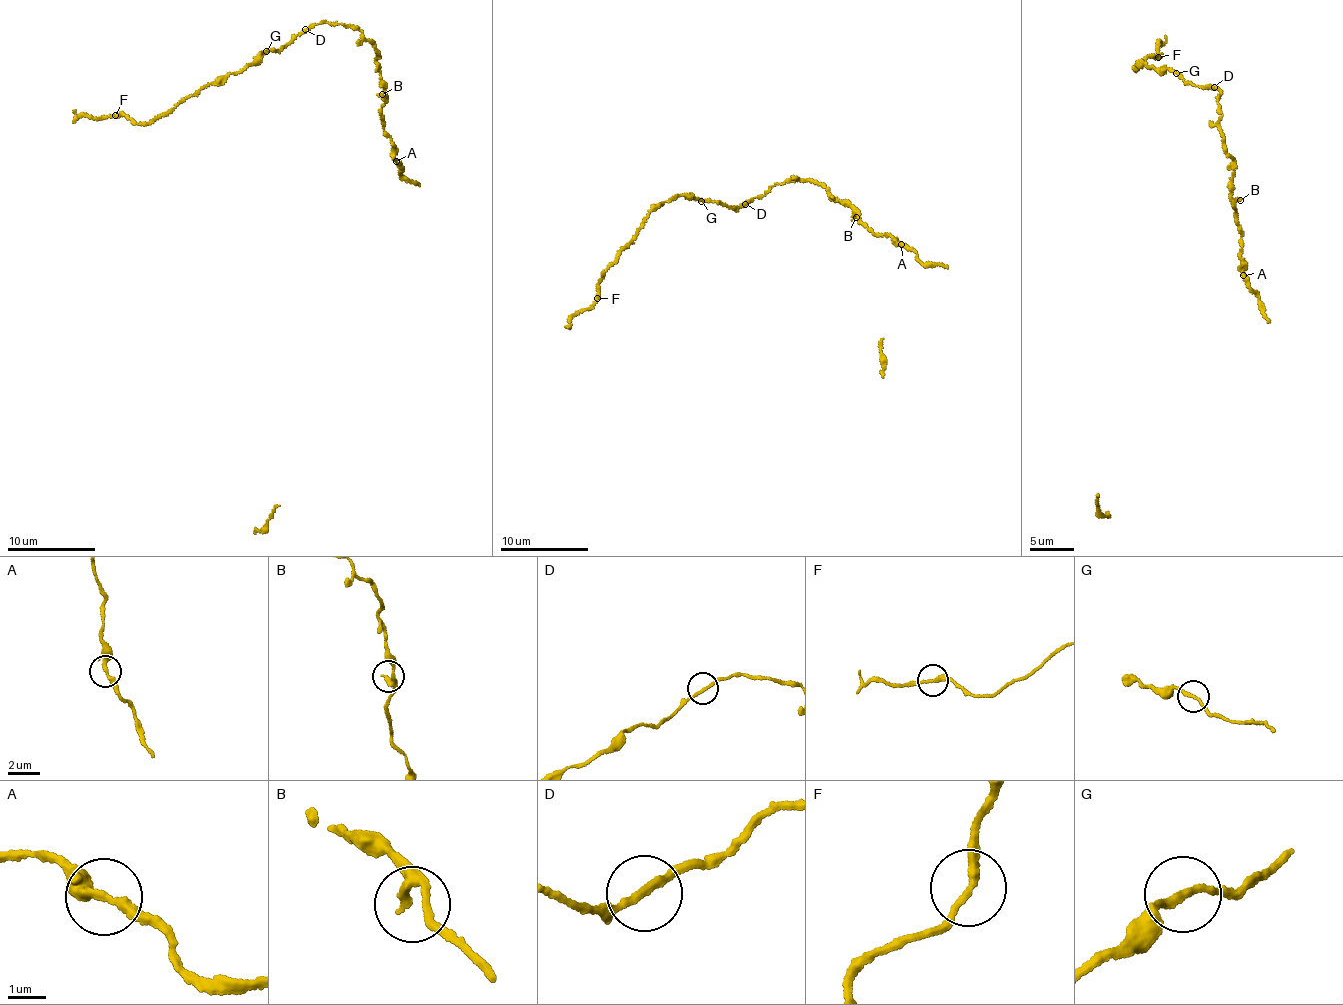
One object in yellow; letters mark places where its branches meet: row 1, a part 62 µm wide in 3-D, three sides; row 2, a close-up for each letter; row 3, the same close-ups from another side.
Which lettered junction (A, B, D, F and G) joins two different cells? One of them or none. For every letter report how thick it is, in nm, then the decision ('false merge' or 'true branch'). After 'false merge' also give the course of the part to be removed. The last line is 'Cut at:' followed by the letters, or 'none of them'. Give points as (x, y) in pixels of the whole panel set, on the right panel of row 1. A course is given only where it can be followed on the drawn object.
A: 240 nm thick; true branch
B: 240 nm thick; true branch
D: 190 nm thick; true branch
F: 220 nm thick; true branch
G: 190 nm thick; true branch
Cut at: none of them

